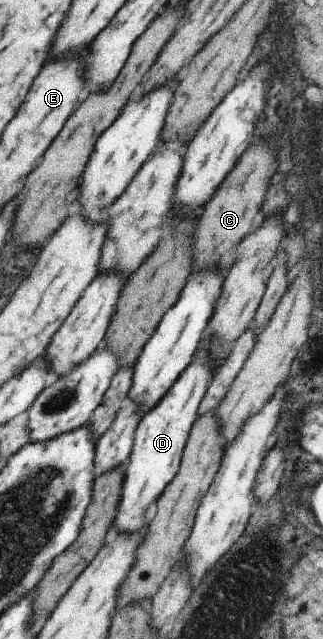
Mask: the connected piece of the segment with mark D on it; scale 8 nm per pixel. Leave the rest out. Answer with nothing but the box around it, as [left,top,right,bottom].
[112,344,221,537]

